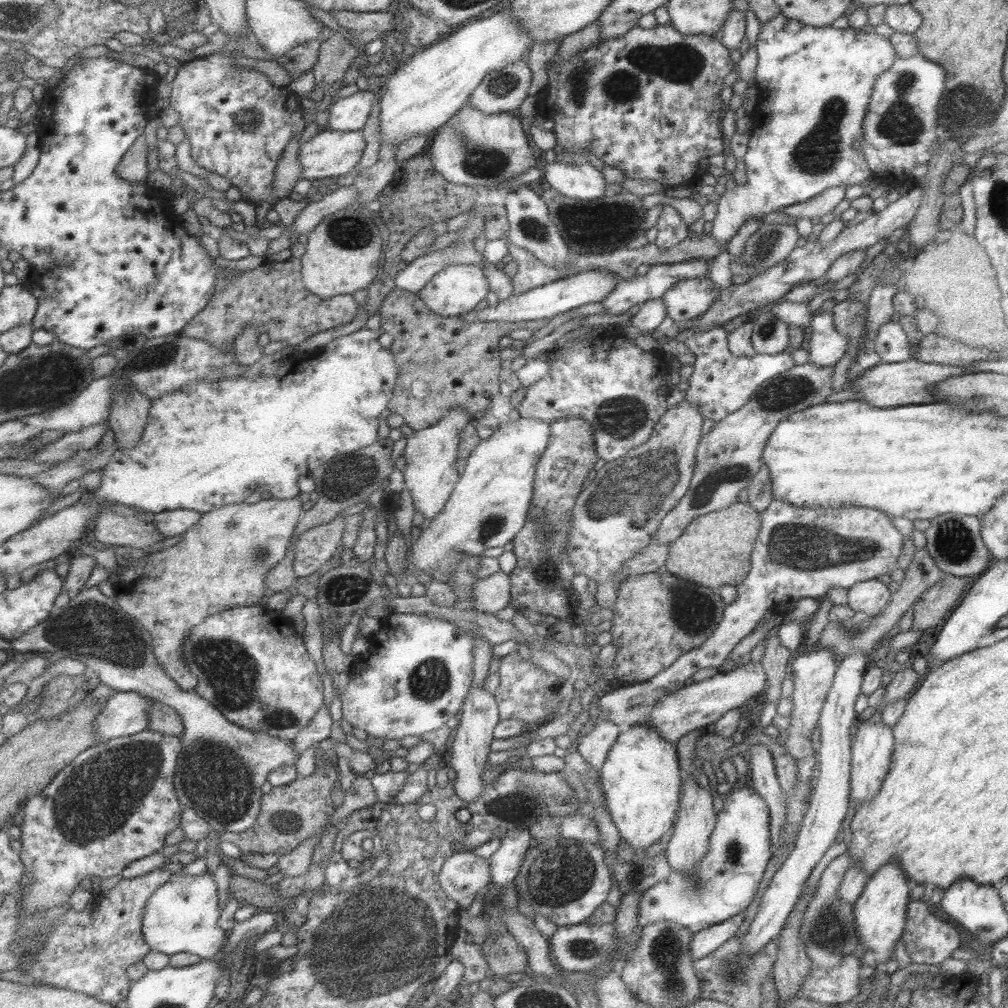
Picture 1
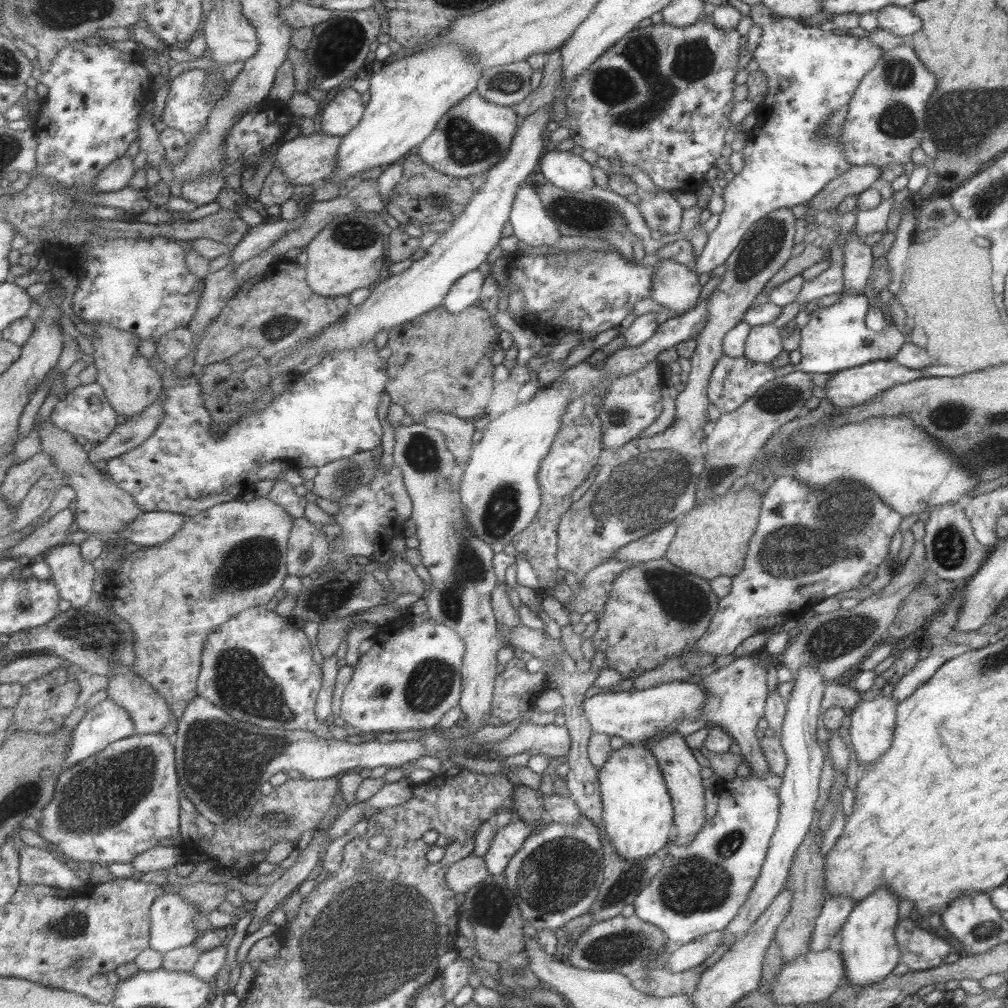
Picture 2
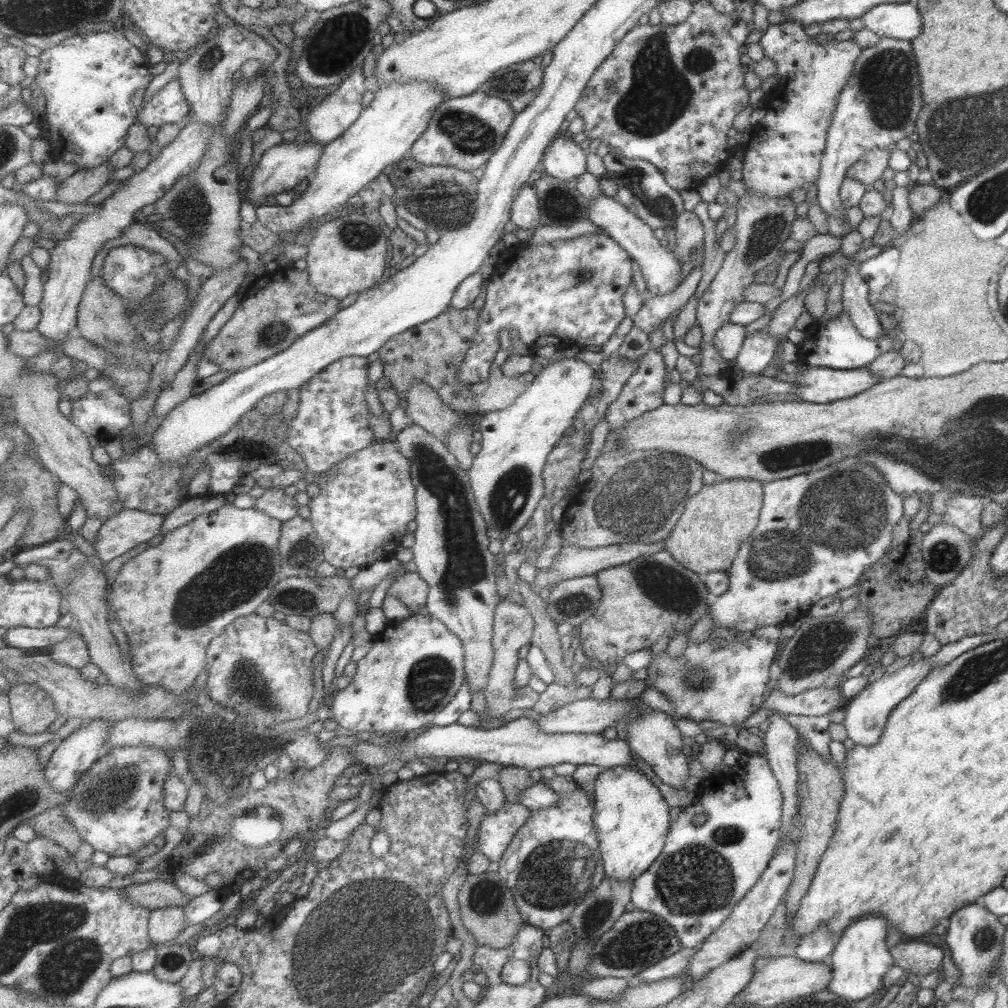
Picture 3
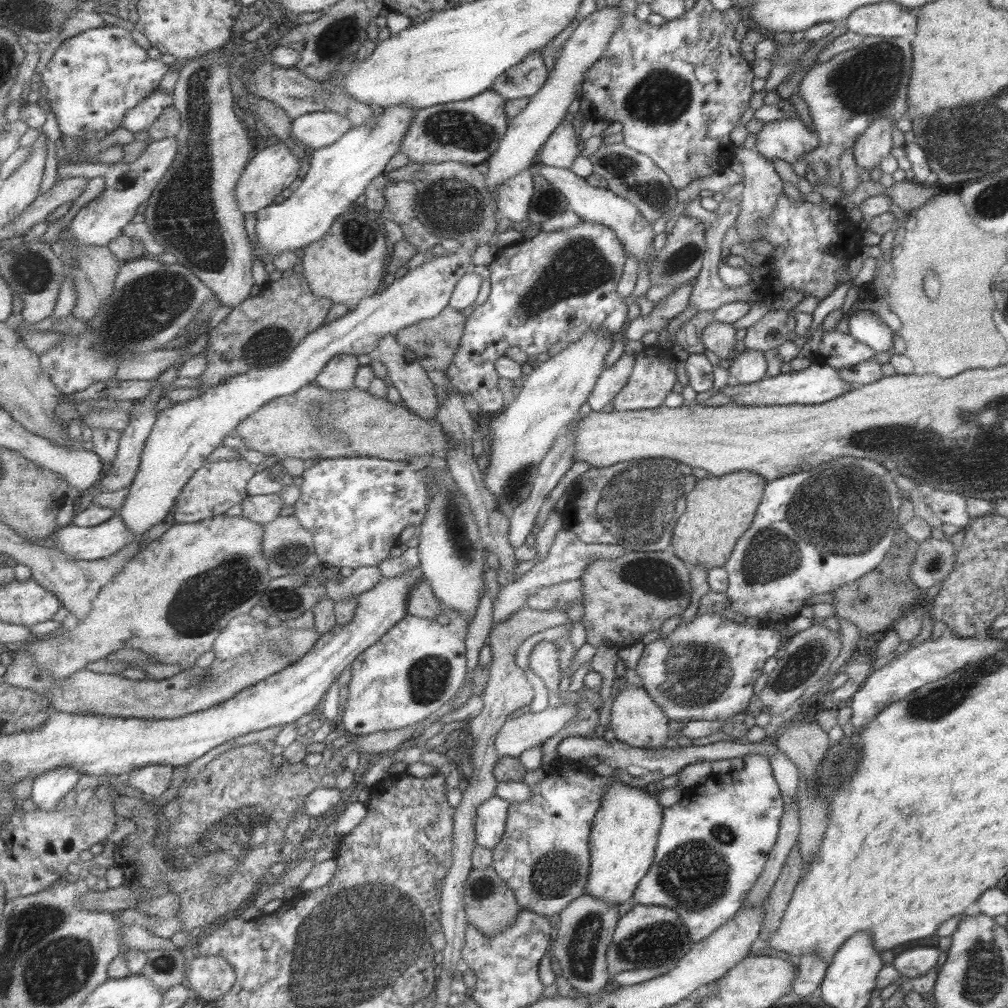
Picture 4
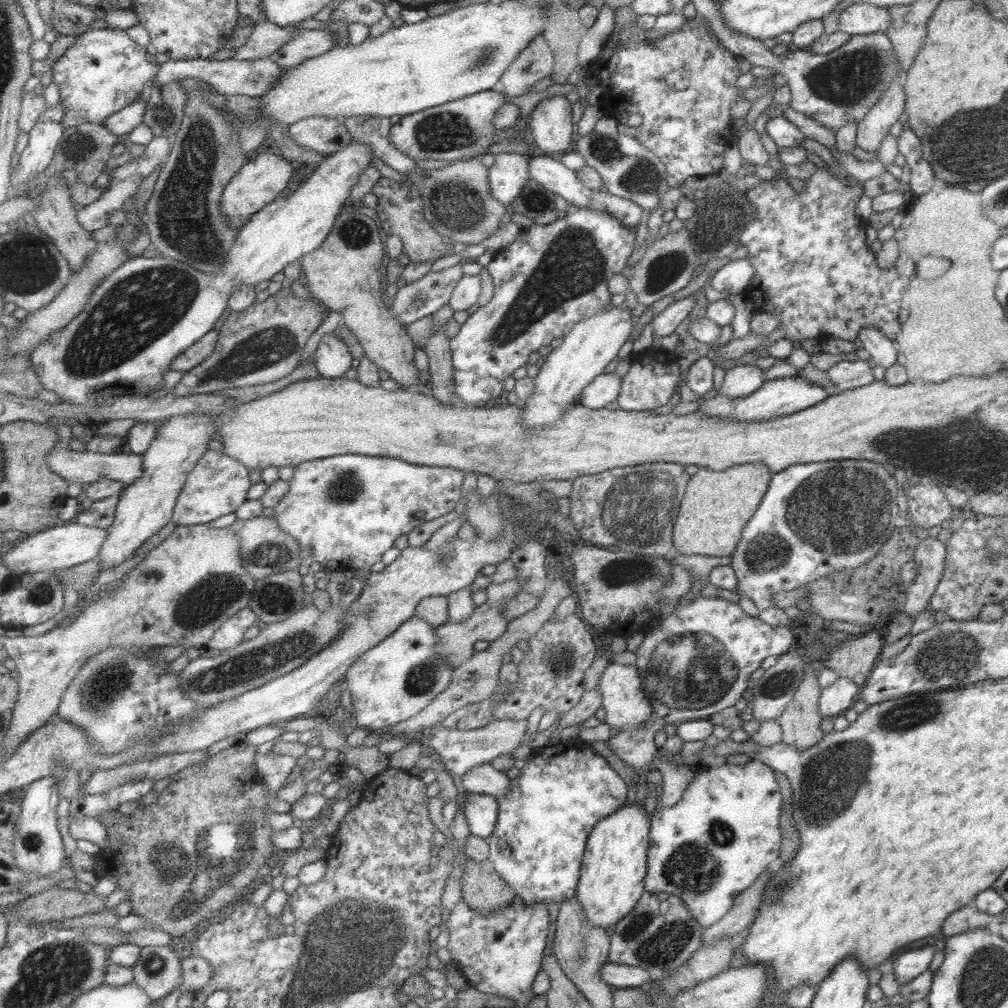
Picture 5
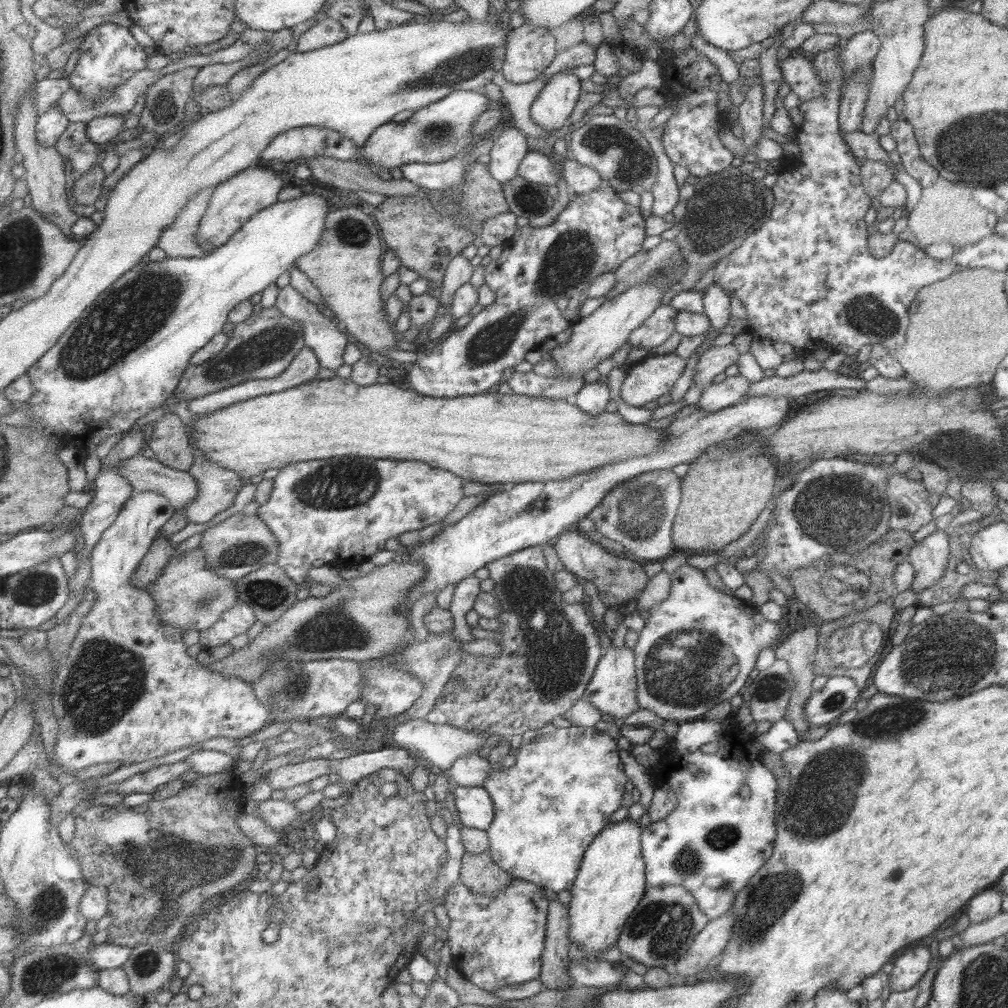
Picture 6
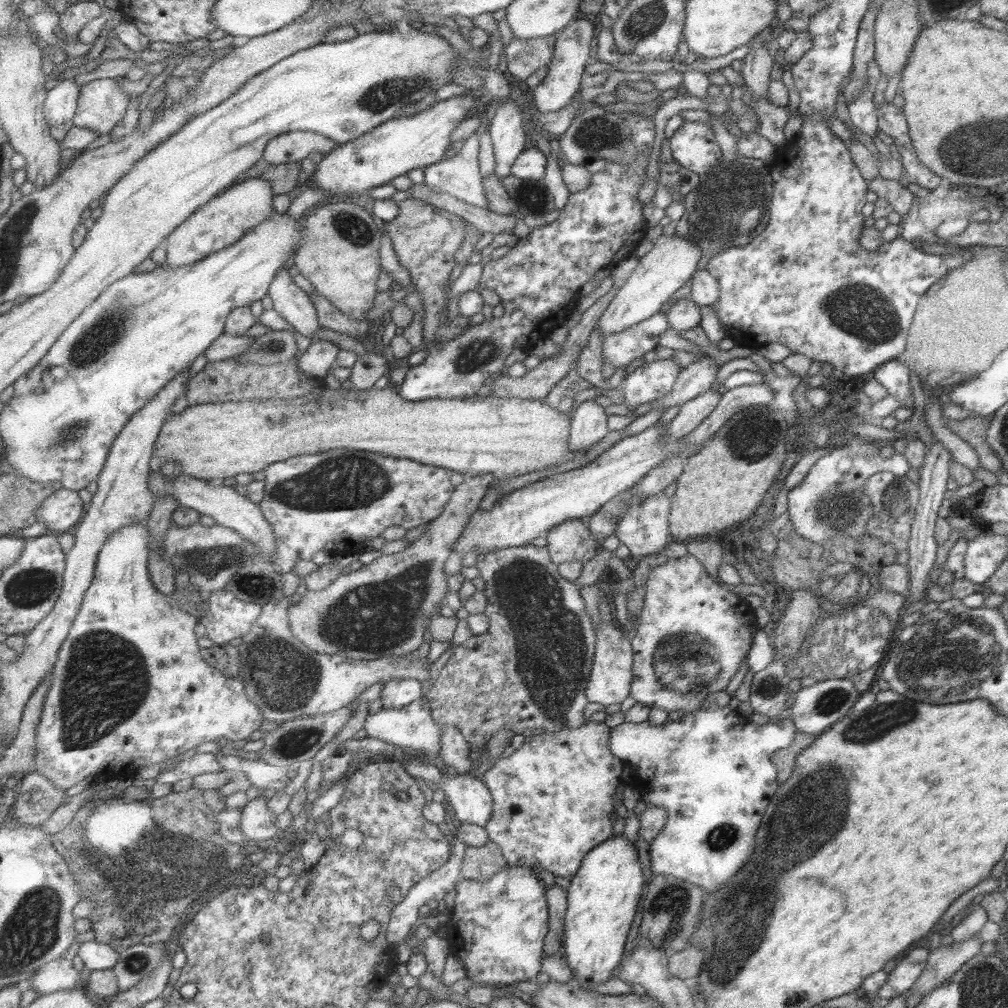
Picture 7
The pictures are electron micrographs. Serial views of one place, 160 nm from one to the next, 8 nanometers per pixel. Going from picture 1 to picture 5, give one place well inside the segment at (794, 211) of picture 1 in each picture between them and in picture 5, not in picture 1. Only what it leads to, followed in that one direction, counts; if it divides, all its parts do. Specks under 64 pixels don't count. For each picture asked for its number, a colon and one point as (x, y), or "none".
2: (853, 181)
3: (868, 169)
4: (869, 148)
5: (874, 127)

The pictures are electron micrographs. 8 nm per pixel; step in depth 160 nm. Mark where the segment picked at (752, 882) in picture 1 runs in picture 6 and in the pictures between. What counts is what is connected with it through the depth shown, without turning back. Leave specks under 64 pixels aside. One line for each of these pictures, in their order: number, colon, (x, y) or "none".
2: (700, 887)
3: (717, 848)
4: (711, 848)
5: (710, 845)
6: (711, 844)

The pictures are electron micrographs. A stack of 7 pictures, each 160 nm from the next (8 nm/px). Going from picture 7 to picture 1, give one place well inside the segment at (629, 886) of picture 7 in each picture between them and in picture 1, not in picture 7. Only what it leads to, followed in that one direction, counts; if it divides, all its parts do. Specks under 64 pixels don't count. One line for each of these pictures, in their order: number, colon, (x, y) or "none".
1: (640, 779)
2: (637, 812)
3: (630, 817)
4: (623, 834)
5: (611, 875)
6: (609, 882)

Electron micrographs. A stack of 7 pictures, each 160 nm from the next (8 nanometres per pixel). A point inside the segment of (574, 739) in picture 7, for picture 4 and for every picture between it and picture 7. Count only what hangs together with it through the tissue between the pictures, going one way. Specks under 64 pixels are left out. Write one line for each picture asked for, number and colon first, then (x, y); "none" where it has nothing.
4: (543, 857)
5: (536, 847)
6: (548, 807)

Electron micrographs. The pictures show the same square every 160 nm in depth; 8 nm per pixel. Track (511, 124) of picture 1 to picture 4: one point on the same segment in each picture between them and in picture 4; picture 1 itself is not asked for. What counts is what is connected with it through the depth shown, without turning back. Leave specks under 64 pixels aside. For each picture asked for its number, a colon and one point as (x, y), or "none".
2: (473, 135)
3: (464, 132)
4: (468, 131)

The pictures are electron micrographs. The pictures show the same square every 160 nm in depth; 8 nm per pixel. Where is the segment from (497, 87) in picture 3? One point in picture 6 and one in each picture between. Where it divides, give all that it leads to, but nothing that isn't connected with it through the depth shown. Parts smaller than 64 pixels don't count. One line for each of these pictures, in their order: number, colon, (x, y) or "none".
4: (523, 79)
5: (535, 61)
6: (529, 49)

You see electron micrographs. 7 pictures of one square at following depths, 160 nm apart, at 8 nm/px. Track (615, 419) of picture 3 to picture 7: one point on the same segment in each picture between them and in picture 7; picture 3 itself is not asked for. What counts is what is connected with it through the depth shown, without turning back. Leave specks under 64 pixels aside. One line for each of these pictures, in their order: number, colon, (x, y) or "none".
4: (651, 378)
5: (648, 384)
6: (655, 374)
7: (650, 381)

